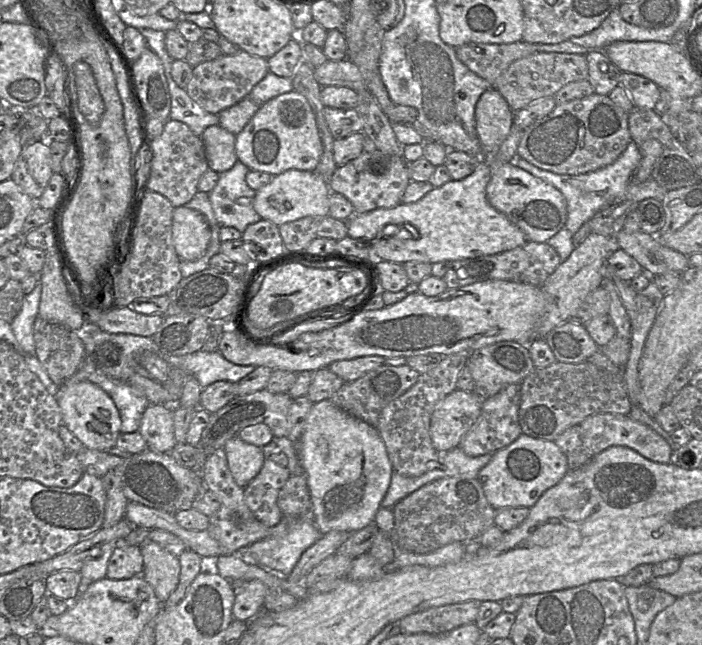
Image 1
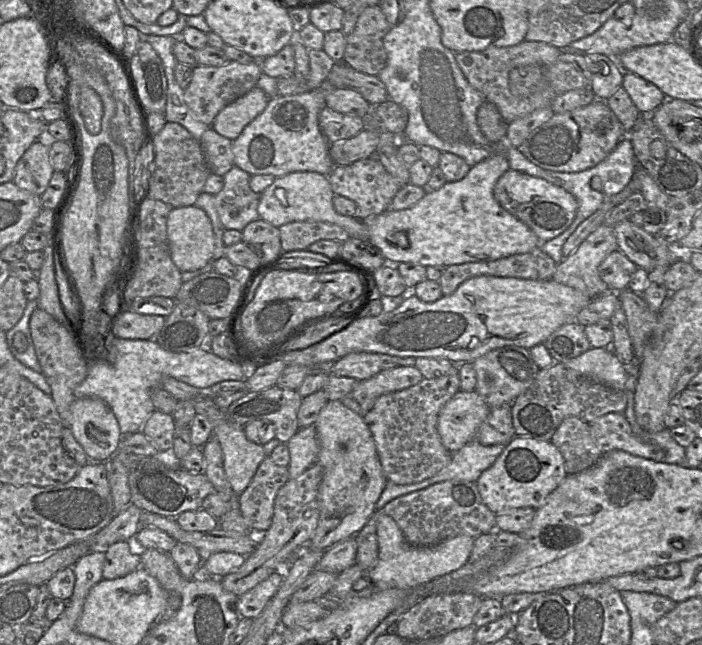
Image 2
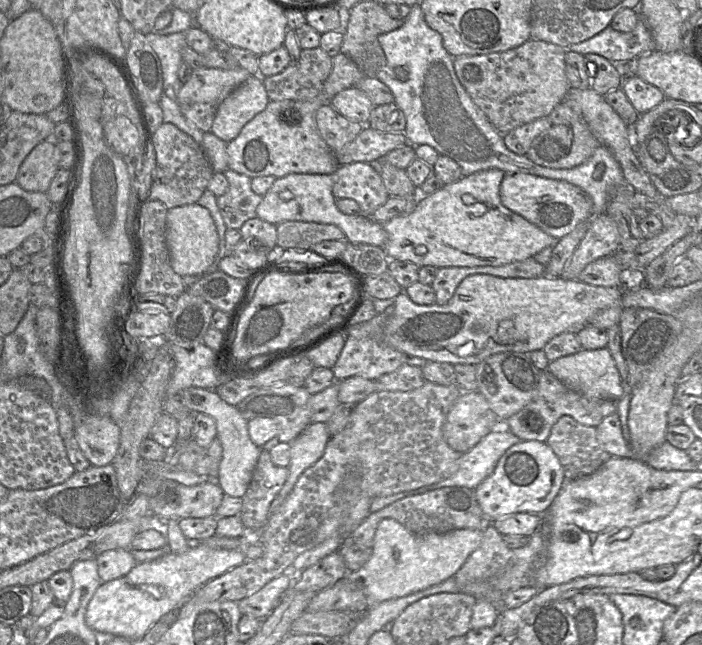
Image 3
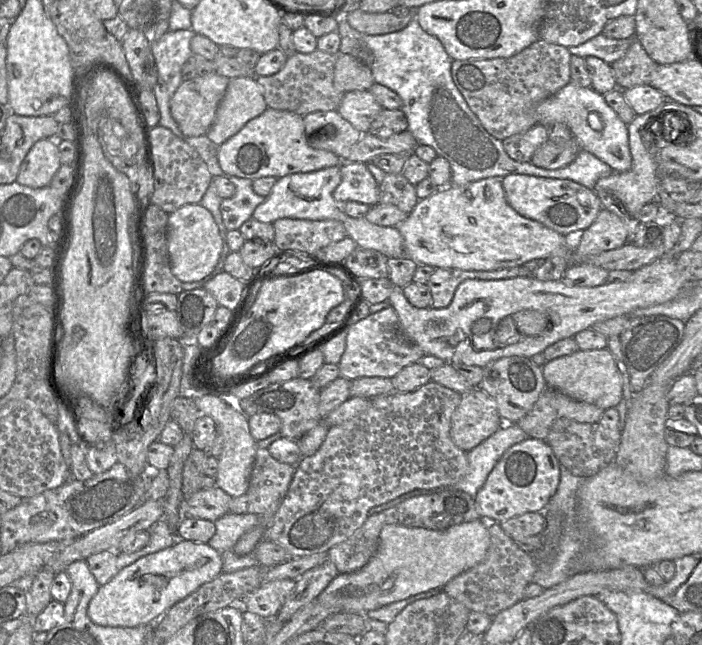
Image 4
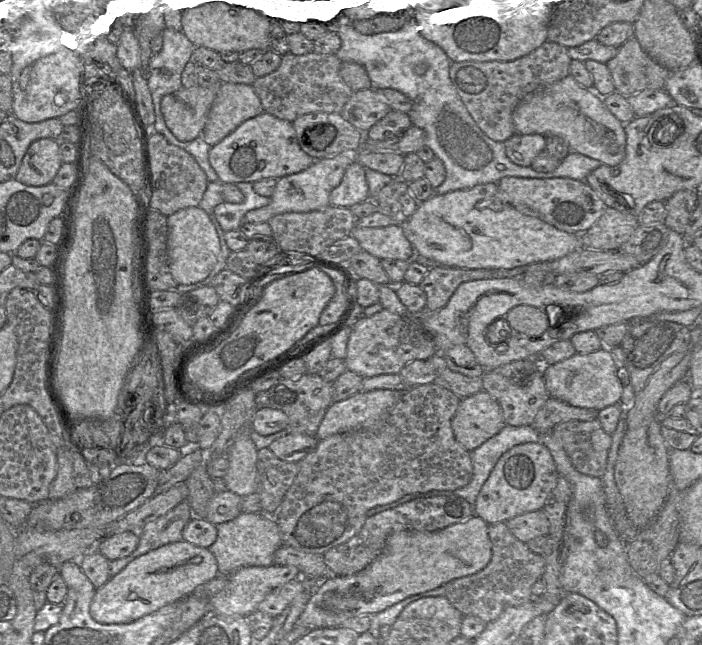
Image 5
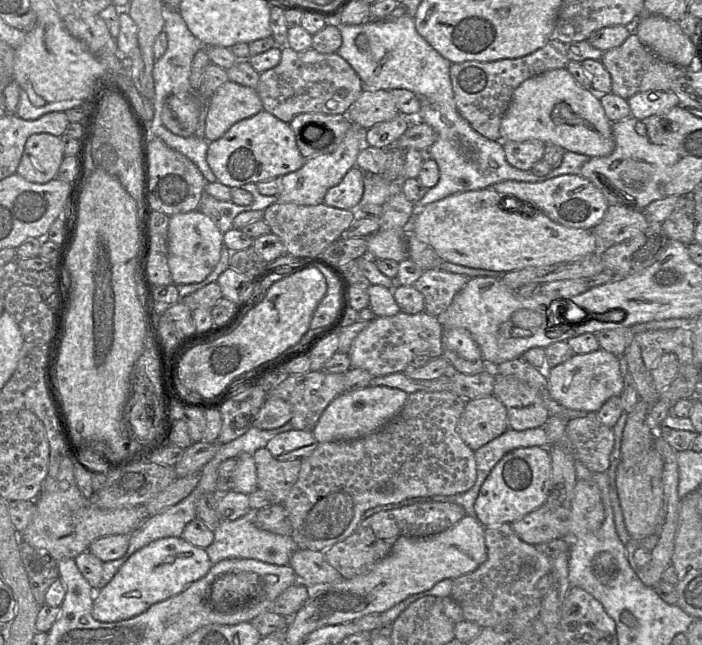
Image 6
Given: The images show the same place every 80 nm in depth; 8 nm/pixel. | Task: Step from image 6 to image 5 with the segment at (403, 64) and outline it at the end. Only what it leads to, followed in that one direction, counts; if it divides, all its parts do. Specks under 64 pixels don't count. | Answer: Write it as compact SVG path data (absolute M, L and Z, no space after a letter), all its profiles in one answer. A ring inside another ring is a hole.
M348 18L342 19L335 26L341 36L341 46L336 55L342 62L362 65L373 89L398 90L411 100L412 108L407 113L411 123L425 132L425 145L443 162L446 170L445 180L434 190L434 194L469 189L479 184L498 183L504 177L570 178L585 181L593 170L603 164L577 152L570 152L554 171L547 173L537 172L531 166L514 164L507 157L504 144L490 139L477 126L450 79L452 61L443 49L423 37L415 21L410 21L399 30L377 34L362 34L356 28L354 20ZM420 62L427 64L427 71L423 75L415 72L415 67Z

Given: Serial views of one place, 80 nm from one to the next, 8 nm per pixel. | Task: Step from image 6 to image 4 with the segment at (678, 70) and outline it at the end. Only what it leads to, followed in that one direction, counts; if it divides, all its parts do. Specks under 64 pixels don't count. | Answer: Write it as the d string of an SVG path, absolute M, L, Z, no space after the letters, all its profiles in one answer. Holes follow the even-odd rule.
M634 39L626 54L611 64L611 69L617 88L626 90L638 85L649 85L651 74L657 66L641 43Z

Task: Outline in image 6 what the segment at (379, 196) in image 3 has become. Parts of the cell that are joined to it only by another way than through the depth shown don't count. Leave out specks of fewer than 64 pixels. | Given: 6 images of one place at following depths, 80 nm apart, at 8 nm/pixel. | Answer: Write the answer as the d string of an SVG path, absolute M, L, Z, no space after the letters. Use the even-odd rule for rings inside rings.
M352 167L336 186L331 187L324 196L323 203L346 210L356 210L364 192L363 171Z

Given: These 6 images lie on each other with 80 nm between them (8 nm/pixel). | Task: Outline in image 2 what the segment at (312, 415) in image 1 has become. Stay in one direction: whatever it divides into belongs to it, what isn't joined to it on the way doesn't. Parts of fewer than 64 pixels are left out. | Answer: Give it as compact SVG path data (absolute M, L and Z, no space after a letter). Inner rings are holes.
M330 400L314 424L319 443L317 463L323 468L318 491L320 517L310 542L302 550L325 551L334 544L354 537L375 512L375 504L387 479L377 455L373 436L359 416L341 401Z

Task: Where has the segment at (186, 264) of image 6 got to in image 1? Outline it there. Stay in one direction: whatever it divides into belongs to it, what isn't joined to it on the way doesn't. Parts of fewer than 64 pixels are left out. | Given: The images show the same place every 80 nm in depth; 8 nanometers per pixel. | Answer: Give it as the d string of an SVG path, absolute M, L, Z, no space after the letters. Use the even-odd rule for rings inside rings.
M185 206L174 208L172 242L181 261L195 261L208 249L211 230L206 218Z

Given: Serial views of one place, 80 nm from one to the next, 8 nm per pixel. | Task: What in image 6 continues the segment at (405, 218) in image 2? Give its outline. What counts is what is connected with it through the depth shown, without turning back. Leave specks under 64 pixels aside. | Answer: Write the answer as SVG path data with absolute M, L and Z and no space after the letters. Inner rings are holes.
M491 187L450 195L416 210L408 220L406 234L413 233L430 245L443 262L499 273L569 262L599 250L592 230L564 226L542 212L530 213L516 205L514 198L513 194L498 193Z

